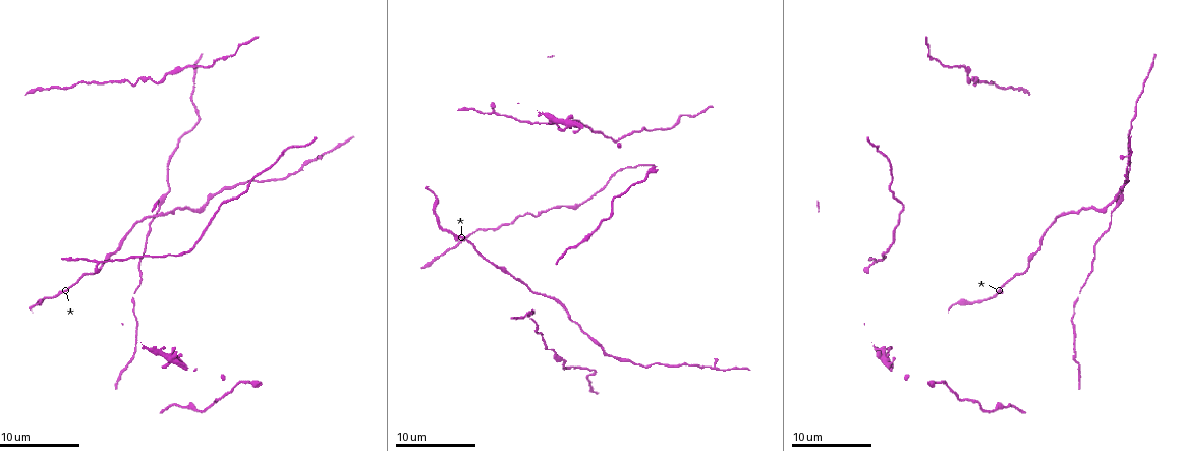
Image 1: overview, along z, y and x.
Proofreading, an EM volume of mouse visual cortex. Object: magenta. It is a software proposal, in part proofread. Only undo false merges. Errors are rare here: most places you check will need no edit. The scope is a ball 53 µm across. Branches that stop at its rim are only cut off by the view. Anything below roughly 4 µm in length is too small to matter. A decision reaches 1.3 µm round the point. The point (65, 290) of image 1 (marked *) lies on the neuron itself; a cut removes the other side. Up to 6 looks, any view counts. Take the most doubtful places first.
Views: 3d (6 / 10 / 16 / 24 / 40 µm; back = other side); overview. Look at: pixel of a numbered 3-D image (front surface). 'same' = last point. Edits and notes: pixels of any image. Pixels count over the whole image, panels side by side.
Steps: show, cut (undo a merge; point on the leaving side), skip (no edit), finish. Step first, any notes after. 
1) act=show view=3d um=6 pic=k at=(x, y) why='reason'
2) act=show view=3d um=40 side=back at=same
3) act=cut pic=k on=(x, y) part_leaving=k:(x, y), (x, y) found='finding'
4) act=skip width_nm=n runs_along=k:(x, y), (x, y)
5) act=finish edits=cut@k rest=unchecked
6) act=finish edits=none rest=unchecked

act=show view=3d um=10 pic=1 at=(159, 206)

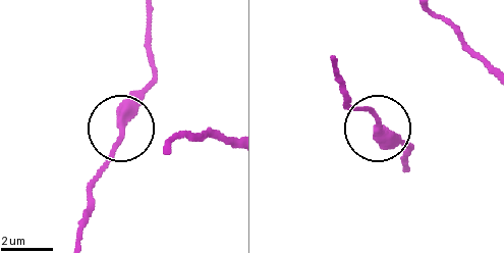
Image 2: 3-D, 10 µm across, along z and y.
act=show view=3d um=10 side=back pic=2 at=(376, 123)

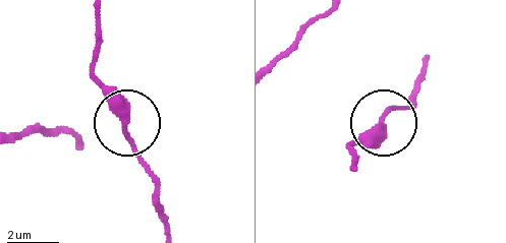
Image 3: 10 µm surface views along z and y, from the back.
act=skip width_nm=250 found='one neuron here'

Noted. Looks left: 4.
act=show view=3d um=6 pic=1 at=(173, 148) why='sudden change in width'

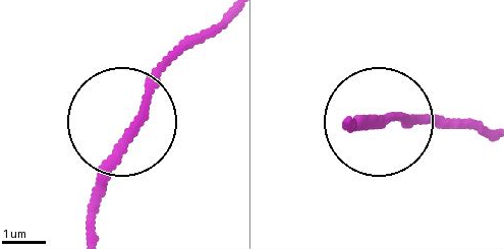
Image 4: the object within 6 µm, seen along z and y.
act=skip found='continuous, no second neuron'

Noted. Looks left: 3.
act=show view=3d um=6 pic=1 at=(1123, 187)

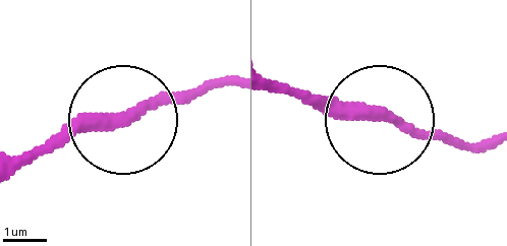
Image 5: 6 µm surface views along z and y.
act=skip runs_along=5:(16, 162), (125, 125), (210, 81) found='continuous, no second neuron'

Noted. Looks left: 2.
act=finish edits=none rest=unchecked

